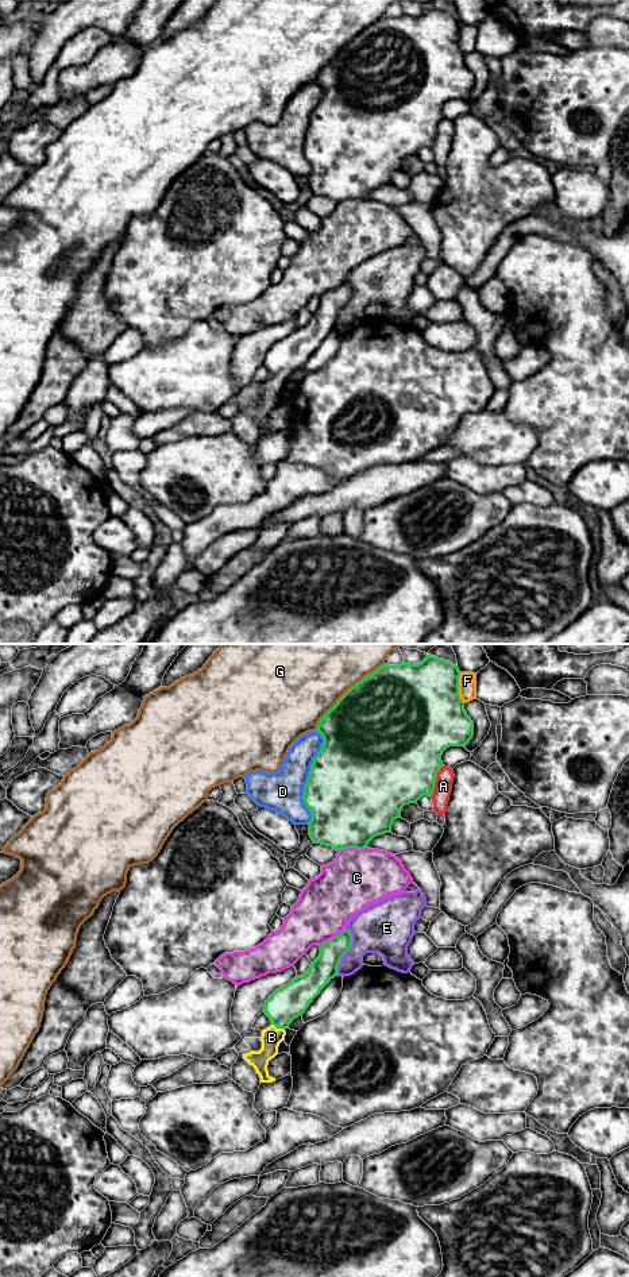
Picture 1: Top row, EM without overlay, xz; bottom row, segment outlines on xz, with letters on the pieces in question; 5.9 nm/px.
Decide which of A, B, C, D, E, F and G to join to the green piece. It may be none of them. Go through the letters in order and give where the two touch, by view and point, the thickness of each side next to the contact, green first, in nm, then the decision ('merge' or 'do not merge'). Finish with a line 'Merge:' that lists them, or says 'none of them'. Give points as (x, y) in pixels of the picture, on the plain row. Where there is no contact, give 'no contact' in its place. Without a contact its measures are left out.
A: xz (435, 132) | 500/110 nm | do not merge
B: xz (278, 379) | 200/120 nm | merge
C: xz (351, 199) | 480/360 nm | do not merge
D: xz (308, 130) | 500/240 nm | do not merge
E: xz (348, 301) | 150/320 nm | do not merge
F: xz (458, 39) | 480/110 nm | do not merge
G: xz (346, 45) | 500/420 nm | do not merge
Merge: B

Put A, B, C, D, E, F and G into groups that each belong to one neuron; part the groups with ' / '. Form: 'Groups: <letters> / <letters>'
Groups: A / B / C / D / E / F / G

